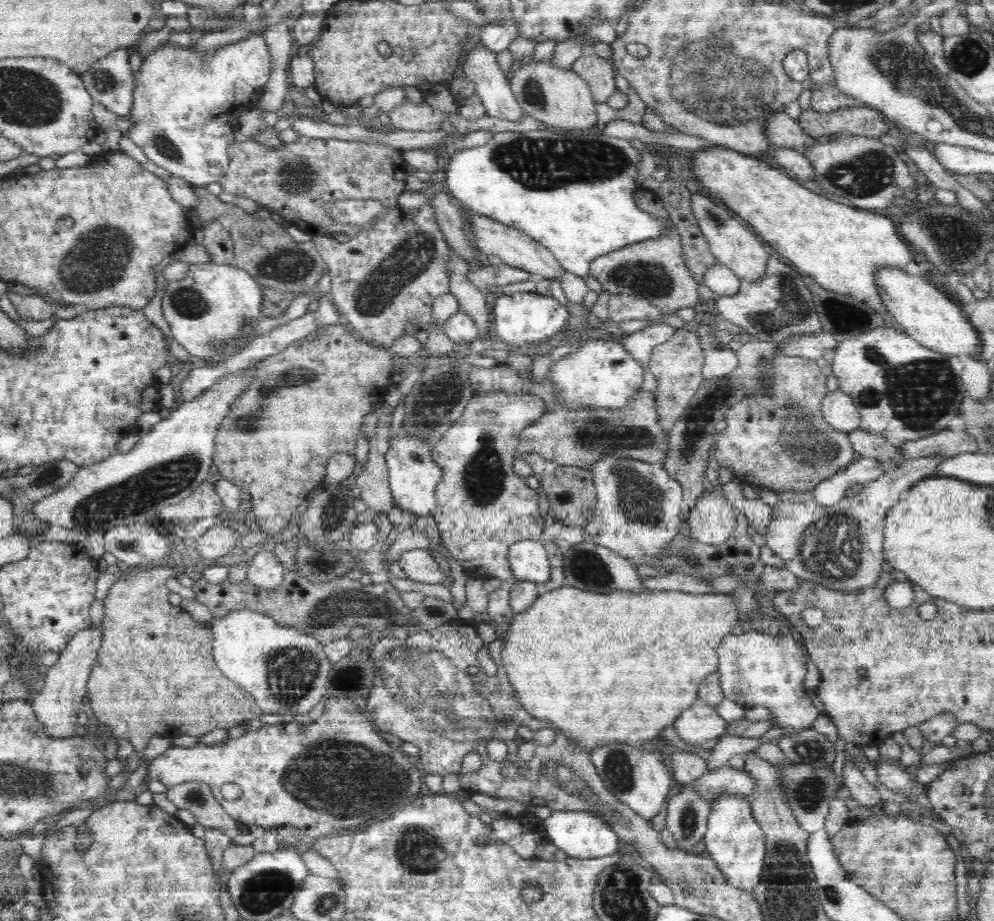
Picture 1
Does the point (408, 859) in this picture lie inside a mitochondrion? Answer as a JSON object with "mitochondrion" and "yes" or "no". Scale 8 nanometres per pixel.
{"mitochondrion":"yes"}

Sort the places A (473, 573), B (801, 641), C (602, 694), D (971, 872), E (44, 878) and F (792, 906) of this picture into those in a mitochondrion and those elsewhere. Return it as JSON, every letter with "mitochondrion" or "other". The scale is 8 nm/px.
{"A":"other","B":"other","C":"other","D":"other","E":"other","F":"mitochondrion"}

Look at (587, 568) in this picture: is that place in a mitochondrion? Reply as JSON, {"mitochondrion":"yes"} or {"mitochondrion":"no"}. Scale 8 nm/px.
{"mitochondrion":"yes"}

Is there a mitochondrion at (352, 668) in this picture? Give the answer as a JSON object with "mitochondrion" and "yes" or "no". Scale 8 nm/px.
{"mitochondrion":"yes"}

